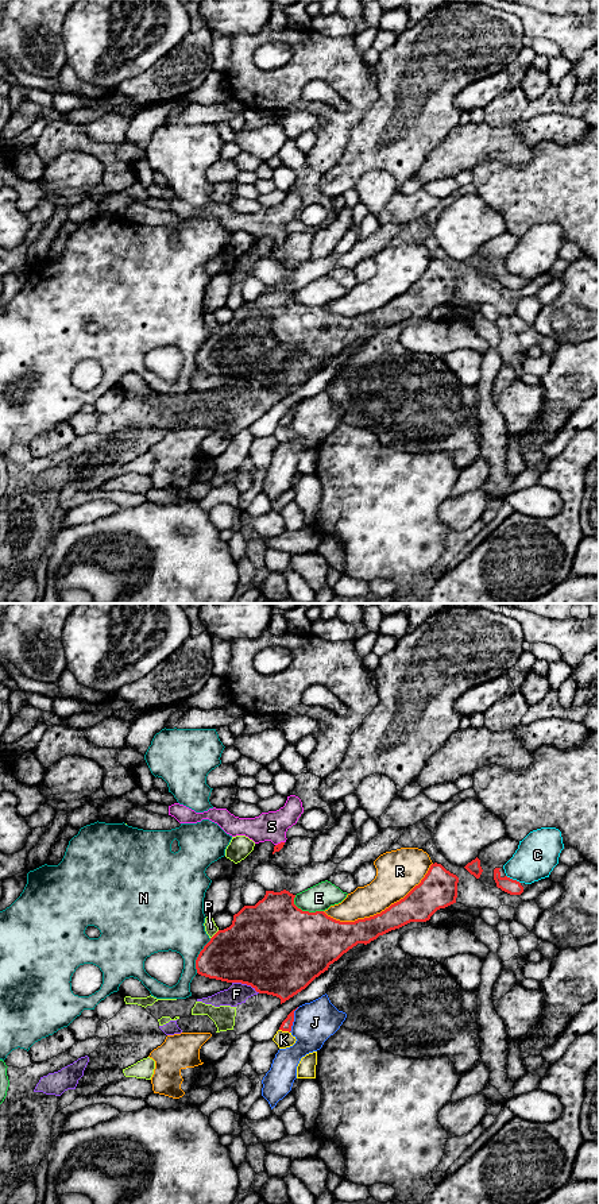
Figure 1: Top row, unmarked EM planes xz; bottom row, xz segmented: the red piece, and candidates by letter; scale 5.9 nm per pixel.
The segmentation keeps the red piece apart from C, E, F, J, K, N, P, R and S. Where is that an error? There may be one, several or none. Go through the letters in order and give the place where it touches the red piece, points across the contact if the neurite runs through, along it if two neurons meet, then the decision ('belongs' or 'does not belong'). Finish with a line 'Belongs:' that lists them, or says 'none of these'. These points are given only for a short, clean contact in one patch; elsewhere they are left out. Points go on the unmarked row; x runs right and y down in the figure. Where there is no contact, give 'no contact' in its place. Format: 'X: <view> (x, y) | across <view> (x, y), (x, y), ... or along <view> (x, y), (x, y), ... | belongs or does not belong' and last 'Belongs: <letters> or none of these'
C: xz (511, 274) | along xz (506, 270), (520, 278) | does not belong
E: xz (305, 307) | does not belong
F: xz (246, 378) | does not belong
J: xz (293, 415) | along xz (298, 402), (294, 406), (293, 420), (289, 427) | does not belong
K: xz (285, 425) | along xz (279, 424), (289, 428) | does not belong
N: xz (198, 351) | does not belong
P: xz (215, 330) | does not belong
R: xz (382, 307) | does not belong
S: xz (281, 238) | across xz (277, 243), (281, 238), (271, 222) | belongs
Belongs: S

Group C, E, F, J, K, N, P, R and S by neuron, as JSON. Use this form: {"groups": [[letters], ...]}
{"groups": [["C"], ["E"], ["F"], ["J"], ["K"], ["N"], ["P"], ["R"], ["S"]]}

